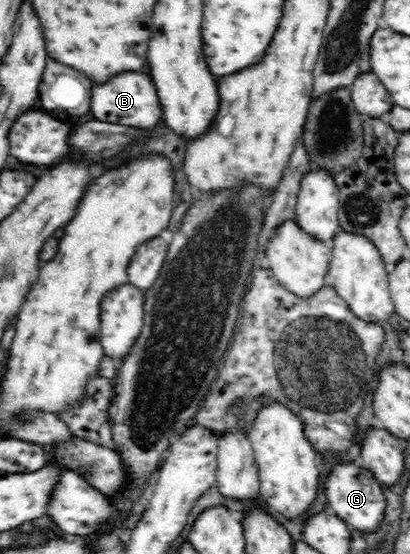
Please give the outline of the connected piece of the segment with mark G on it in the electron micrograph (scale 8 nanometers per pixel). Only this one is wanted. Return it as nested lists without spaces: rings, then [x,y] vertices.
[[[359,462],[337,463],[324,481],[324,494],[328,510],[334,512],[355,530],[372,532],[385,516],[386,497],[375,476]]]

